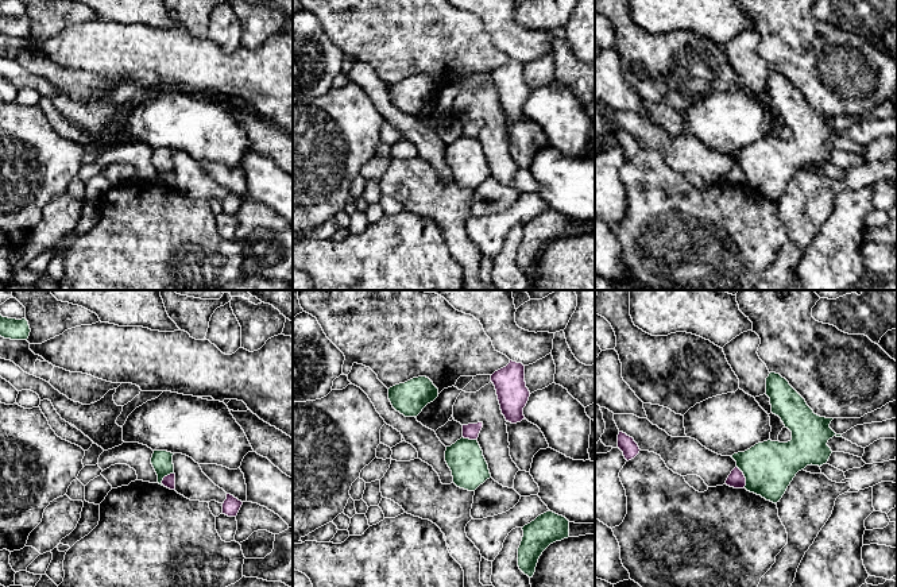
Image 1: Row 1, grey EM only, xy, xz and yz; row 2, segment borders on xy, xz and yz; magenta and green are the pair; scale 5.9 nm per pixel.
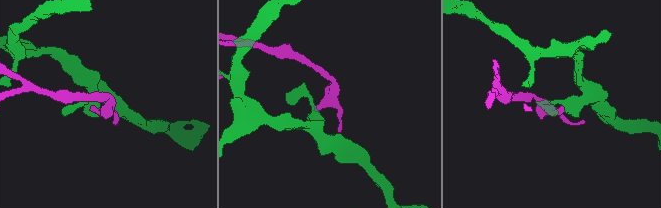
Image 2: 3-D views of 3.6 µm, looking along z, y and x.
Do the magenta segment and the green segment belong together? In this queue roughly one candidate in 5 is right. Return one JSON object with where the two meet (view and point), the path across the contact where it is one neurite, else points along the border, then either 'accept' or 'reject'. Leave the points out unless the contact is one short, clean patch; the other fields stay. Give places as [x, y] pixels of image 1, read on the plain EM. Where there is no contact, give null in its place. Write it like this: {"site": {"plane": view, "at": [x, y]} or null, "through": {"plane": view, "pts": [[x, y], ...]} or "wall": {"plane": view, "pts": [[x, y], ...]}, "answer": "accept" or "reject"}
{"site": {"plane": "yz", "at": [743, 174]}, "wall": {"plane": "yz", "pts": [[737, 163], [745, 176], [745, 185]]}, "answer": "reject"}

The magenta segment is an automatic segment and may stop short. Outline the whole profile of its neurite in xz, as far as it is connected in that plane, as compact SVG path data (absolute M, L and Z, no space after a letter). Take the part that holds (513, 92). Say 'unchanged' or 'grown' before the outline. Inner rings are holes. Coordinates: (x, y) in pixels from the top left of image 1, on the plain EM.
unchanged | M510 58L510 61L491 73L495 84L502 112L511 121L525 117L523 105L526 104L530 89L525 80L525 63Z

